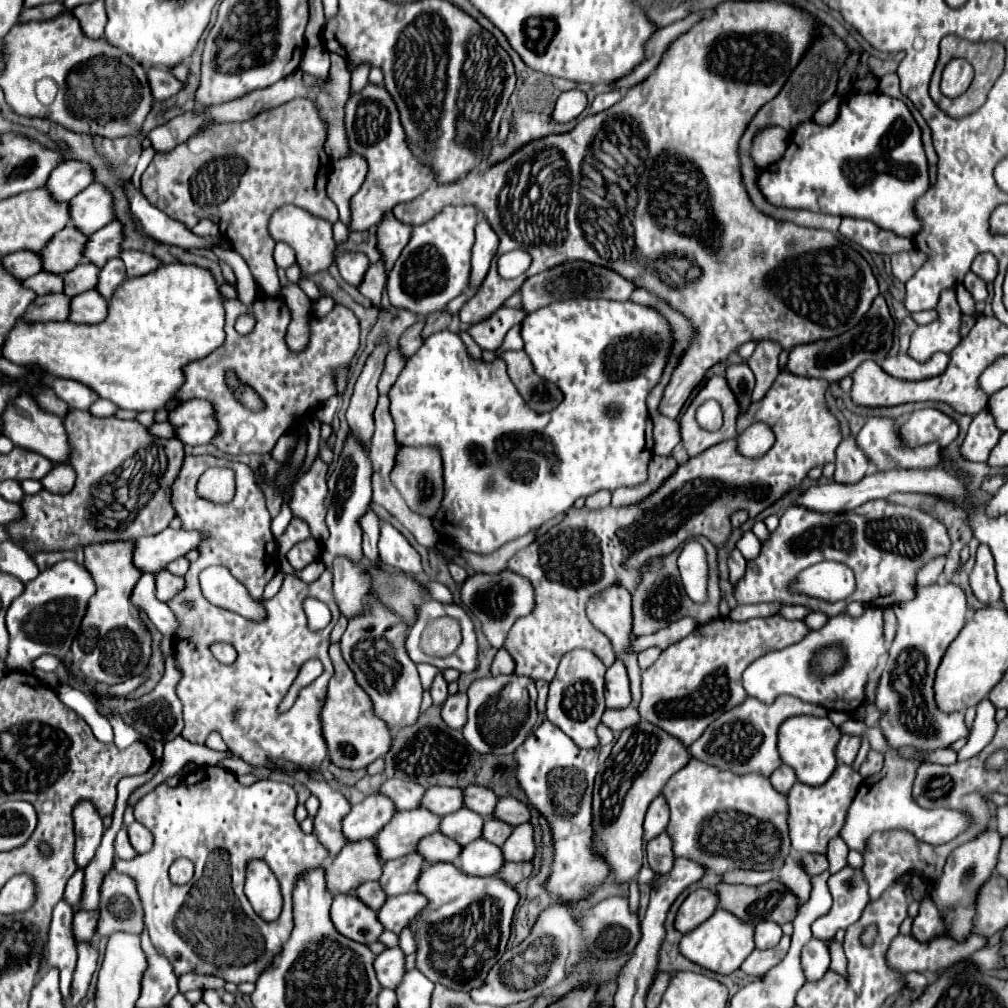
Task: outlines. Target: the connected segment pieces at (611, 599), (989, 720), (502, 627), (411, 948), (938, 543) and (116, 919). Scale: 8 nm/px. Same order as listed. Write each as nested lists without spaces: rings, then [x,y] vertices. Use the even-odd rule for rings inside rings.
[[[612,587],[612,591],[604,591],[604,595],[598,595],[592,603],[588,603],[586,613],[588,613],[588,619],[592,619],[594,627],[600,629],[610,639],[616,659],[620,659],[626,665],[628,677],[630,677],[632,705],[638,705],[640,697],[642,697],[642,691],[640,691],[640,667],[638,667],[638,659],[630,651],[630,645],[632,645],[632,597],[630,597],[630,593],[624,591],[624,587]]]
[[[984,699],[978,707],[976,707],[976,719],[972,725],[972,733],[968,737],[968,743],[958,751],[958,759],[968,759],[978,755],[994,737],[996,733],[996,709],[992,707],[992,703],[988,699]]]
[[[504,569],[500,573],[474,573],[472,577],[468,577],[464,581],[464,587],[460,587],[460,597],[462,597],[462,603],[468,607],[468,611],[480,619],[482,633],[486,635],[490,645],[496,649],[502,647],[502,643],[504,643],[510,627],[516,623],[516,619],[526,617],[534,607],[532,583],[526,577],[522,577],[510,569]]]
[[[406,927],[402,933],[400,933],[400,949],[410,955],[410,953],[416,953],[416,941],[414,941],[414,935],[412,931]]]
[[[876,499],[876,501],[864,503],[864,505],[860,505],[860,511],[848,511],[848,513],[818,513],[818,511],[810,511],[810,509],[800,507],[800,505],[792,505],[780,517],[780,525],[772,533],[772,537],[762,543],[762,553],[754,561],[748,561],[744,579],[734,587],[734,597],[740,605],[742,603],[744,605],[758,605],[758,603],[766,603],[766,601],[782,601],[786,605],[790,605],[790,603],[806,605],[812,611],[828,613],[830,618],[840,615],[846,609],[846,605],[852,603],[852,601],[860,601],[864,605],[888,607],[894,601],[914,599],[916,597],[916,575],[918,575],[918,571],[928,561],[936,559],[936,557],[948,557],[950,547],[952,547],[952,541],[948,537],[946,527],[940,521],[932,519],[930,515],[922,513],[920,509],[910,509],[910,507],[904,507],[904,505],[892,505],[886,499]],[[826,559],[846,563],[856,575],[856,591],[846,599],[846,603],[844,601],[828,603],[824,599],[800,595],[800,593],[794,593],[790,589],[794,579],[806,567],[820,563],[820,561],[826,561]]]
[[[110,869],[104,877],[100,895],[98,935],[112,935],[116,931],[140,935],[144,931],[142,901],[132,877],[124,877]]]

